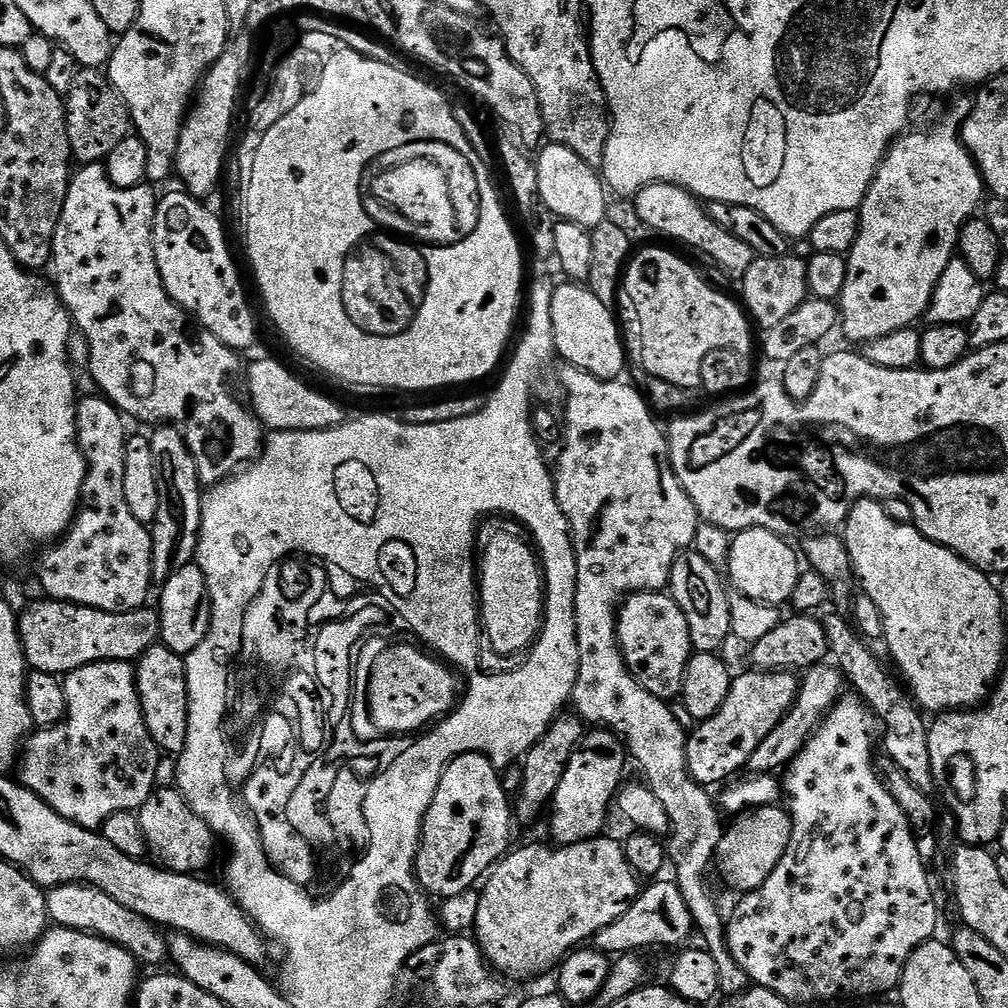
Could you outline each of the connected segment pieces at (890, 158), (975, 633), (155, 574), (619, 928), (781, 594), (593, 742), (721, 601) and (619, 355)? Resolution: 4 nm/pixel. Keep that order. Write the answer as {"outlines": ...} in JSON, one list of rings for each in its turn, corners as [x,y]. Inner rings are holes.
{"outlines":[[[[940,128],[933,136],[923,136],[922,133],[916,132],[913,136],[909,134],[901,135],[893,140],[892,147],[884,154],[884,161],[876,169],[876,177],[873,178],[872,184],[868,188],[868,193],[864,196],[863,202],[858,209],[860,214],[860,229],[858,238],[854,242],[851,252],[847,255],[848,273],[846,274],[845,288],[841,290],[838,299],[840,310],[839,327],[844,328],[844,336],[848,340],[853,340],[856,346],[869,344],[874,338],[886,338],[886,334],[894,334],[894,330],[911,328],[917,322],[916,319],[923,317],[930,306],[930,298],[938,286],[938,278],[942,278],[942,270],[957,255],[960,247],[960,235],[965,224],[981,211],[982,205],[986,200],[986,189],[984,186],[984,177],[980,174],[980,168],[969,154],[963,139],[959,135],[952,136],[948,128]]],[[[859,500],[848,512],[848,523],[842,529],[842,539],[848,557],[852,559],[852,570],[855,579],[862,587],[863,595],[869,596],[878,606],[878,614],[882,614],[884,623],[883,643],[888,644],[888,652],[892,655],[892,660],[896,663],[898,671],[904,675],[903,683],[910,689],[910,695],[925,713],[943,714],[945,712],[959,712],[961,710],[971,710],[983,705],[987,701],[991,691],[999,680],[1004,664],[1004,616],[1006,610],[1002,606],[1000,589],[995,583],[991,584],[989,573],[980,572],[976,568],[971,568],[958,554],[954,554],[949,548],[943,548],[940,544],[935,544],[930,538],[926,538],[920,533],[920,529],[915,523],[899,524],[886,514],[883,503],[879,500]]],[[[160,426],[153,432],[156,433],[151,433],[150,439],[156,459],[156,472],[160,476],[164,505],[162,519],[152,532],[152,579],[162,586],[179,568],[193,563],[196,538],[200,535],[202,485],[200,475],[196,473],[194,458],[184,441],[183,431],[176,426]]],[[[656,878],[651,881],[652,884],[643,889],[637,896],[633,904],[626,910],[626,914],[622,914],[622,918],[618,918],[614,922],[610,922],[610,926],[598,930],[598,934],[594,938],[594,947],[596,951],[603,952],[609,958],[618,956],[627,956],[629,954],[643,953],[643,948],[672,948],[679,949],[688,940],[688,935],[693,935],[694,925],[692,923],[692,915],[686,906],[686,898],[682,898],[682,890],[677,886],[675,879]]],[[[747,528],[745,532],[735,533],[731,540],[732,545],[728,548],[728,572],[726,568],[731,587],[746,598],[754,598],[763,604],[787,605],[802,571],[802,565],[796,561],[795,550],[788,545],[791,543],[765,528]]],[[[607,730],[589,731],[579,744],[566,766],[566,774],[562,774],[562,782],[552,795],[550,808],[552,812],[552,836],[557,845],[577,844],[583,840],[591,840],[605,831],[604,823],[608,820],[608,807],[613,807],[618,793],[625,783],[624,763],[629,763],[630,757],[624,747],[624,741]]],[[[697,550],[681,552],[680,556],[674,562],[672,567],[672,579],[670,581],[670,595],[672,599],[678,602],[682,614],[686,614],[686,626],[690,626],[690,642],[693,649],[697,652],[715,652],[721,651],[727,640],[732,636],[732,627],[730,626],[730,602],[728,601],[730,592],[726,587],[725,577]]],[[[580,282],[557,283],[552,289],[550,318],[554,322],[556,355],[565,365],[581,368],[599,380],[623,377],[626,340],[618,316],[611,307],[602,304],[592,289]]]]}

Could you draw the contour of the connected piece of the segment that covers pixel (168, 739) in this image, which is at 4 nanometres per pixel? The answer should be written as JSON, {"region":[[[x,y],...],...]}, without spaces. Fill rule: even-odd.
{"region":[[[162,642],[150,646],[135,661],[136,693],[140,695],[146,730],[161,753],[178,754],[186,746],[188,729],[188,687],[186,686],[185,657],[174,654]]]}

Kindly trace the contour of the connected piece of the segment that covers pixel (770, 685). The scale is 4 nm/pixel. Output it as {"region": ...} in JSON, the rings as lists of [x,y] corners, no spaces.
{"region":[[[747,670],[735,677],[730,686],[730,694],[726,698],[726,702],[722,702],[722,706],[718,710],[716,716],[711,716],[708,720],[701,720],[695,725],[696,729],[691,729],[688,738],[688,749],[686,750],[686,758],[688,759],[688,772],[692,779],[705,786],[713,786],[712,784],[723,785],[725,782],[731,781],[737,775],[736,771],[747,769],[748,759],[754,754],[754,750],[758,750],[758,746],[766,738],[766,734],[770,734],[770,730],[774,730],[783,722],[788,711],[792,709],[796,702],[796,696],[800,692],[800,680],[797,679],[791,671],[788,670]]]}

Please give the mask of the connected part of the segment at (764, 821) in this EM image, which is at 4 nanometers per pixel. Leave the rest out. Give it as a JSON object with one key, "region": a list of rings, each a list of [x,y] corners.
{"region":[[[773,806],[771,808],[757,808],[747,814],[741,815],[735,821],[733,828],[729,827],[720,839],[720,845],[716,847],[715,867],[720,867],[720,876],[732,888],[737,888],[737,893],[747,894],[755,892],[762,887],[766,878],[774,874],[774,866],[782,862],[782,854],[786,854],[786,846],[790,840],[790,830],[792,829],[792,818],[783,807]]]}

